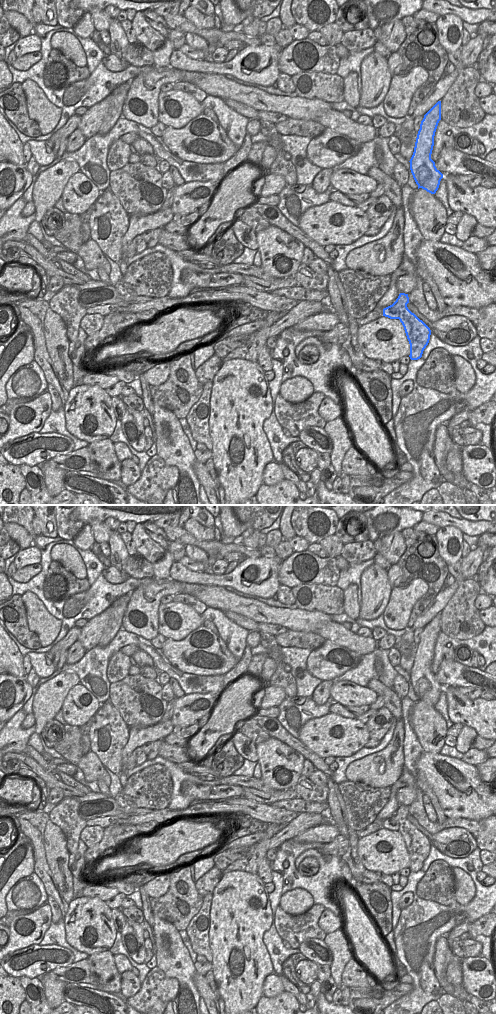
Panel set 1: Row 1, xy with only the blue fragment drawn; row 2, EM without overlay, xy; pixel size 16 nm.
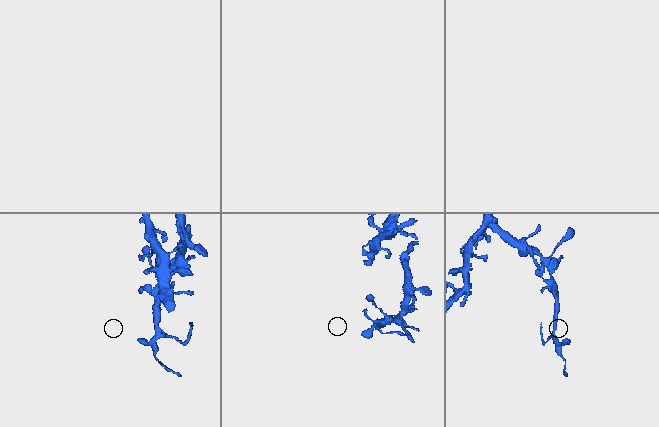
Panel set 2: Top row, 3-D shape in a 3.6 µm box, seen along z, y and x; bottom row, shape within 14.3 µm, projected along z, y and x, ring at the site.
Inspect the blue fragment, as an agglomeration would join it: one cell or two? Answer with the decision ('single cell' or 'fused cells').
single cell

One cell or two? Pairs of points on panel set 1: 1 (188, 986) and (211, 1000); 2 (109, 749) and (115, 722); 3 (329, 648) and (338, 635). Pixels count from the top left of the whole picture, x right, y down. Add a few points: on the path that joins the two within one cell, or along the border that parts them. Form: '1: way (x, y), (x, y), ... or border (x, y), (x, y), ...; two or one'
1: border (195, 971), (193, 983), (200, 997); two
2: way (109, 742), (109, 735), (112, 729); one
3: border (326, 638), (354, 651); two

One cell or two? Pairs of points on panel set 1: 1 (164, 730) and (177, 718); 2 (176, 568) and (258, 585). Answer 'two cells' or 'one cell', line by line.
1: two cells
2: one cell

